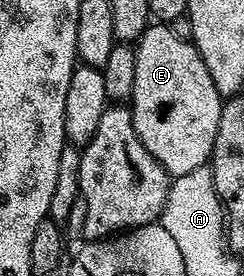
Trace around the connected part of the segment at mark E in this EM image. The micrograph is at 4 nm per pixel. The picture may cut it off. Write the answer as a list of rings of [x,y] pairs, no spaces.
[[[168,23],[149,24],[140,40],[135,42],[134,91],[130,98],[130,108],[134,131],[138,131],[142,147],[146,147],[146,151],[158,159],[169,178],[175,179],[209,164],[224,101],[218,87],[214,87],[214,79],[210,79],[210,71],[206,71],[206,63],[195,45],[187,36],[179,37],[172,29],[175,28]]]

